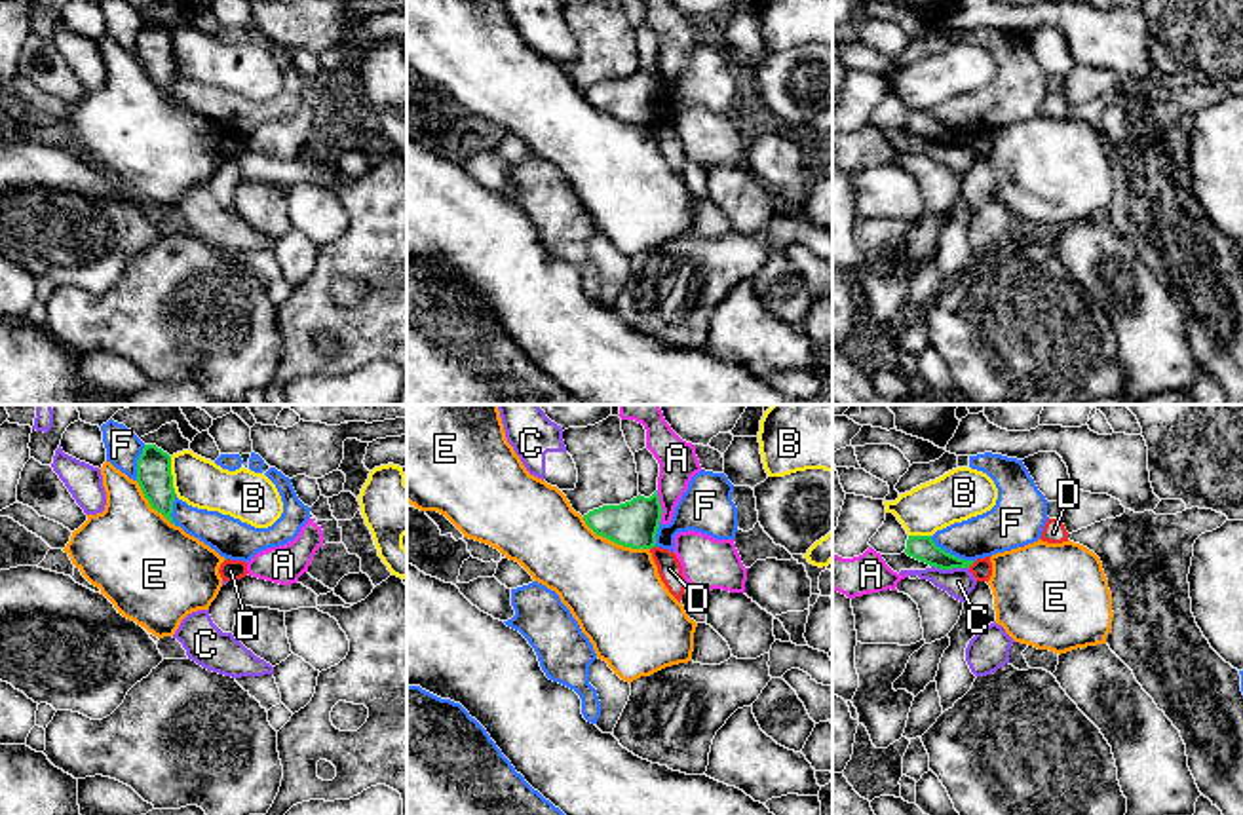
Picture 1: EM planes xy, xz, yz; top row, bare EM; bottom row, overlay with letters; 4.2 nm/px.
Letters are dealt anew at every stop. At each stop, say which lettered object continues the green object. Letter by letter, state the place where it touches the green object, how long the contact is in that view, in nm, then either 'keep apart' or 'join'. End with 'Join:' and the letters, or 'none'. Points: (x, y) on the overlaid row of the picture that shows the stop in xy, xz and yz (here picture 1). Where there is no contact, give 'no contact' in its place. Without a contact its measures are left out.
A: xz (660, 506) | 140 nm | keep apart
B: xy (172, 475) | 160 nm | keep apart
C: yz (951, 568) | 160 nm | keep apart
D: yz (972, 563) | 50 nm | keep apart
E: xz (614, 542) | 320 nm | keep apart
F: yz (949, 553) | 220 nm | keep apart
Join: none

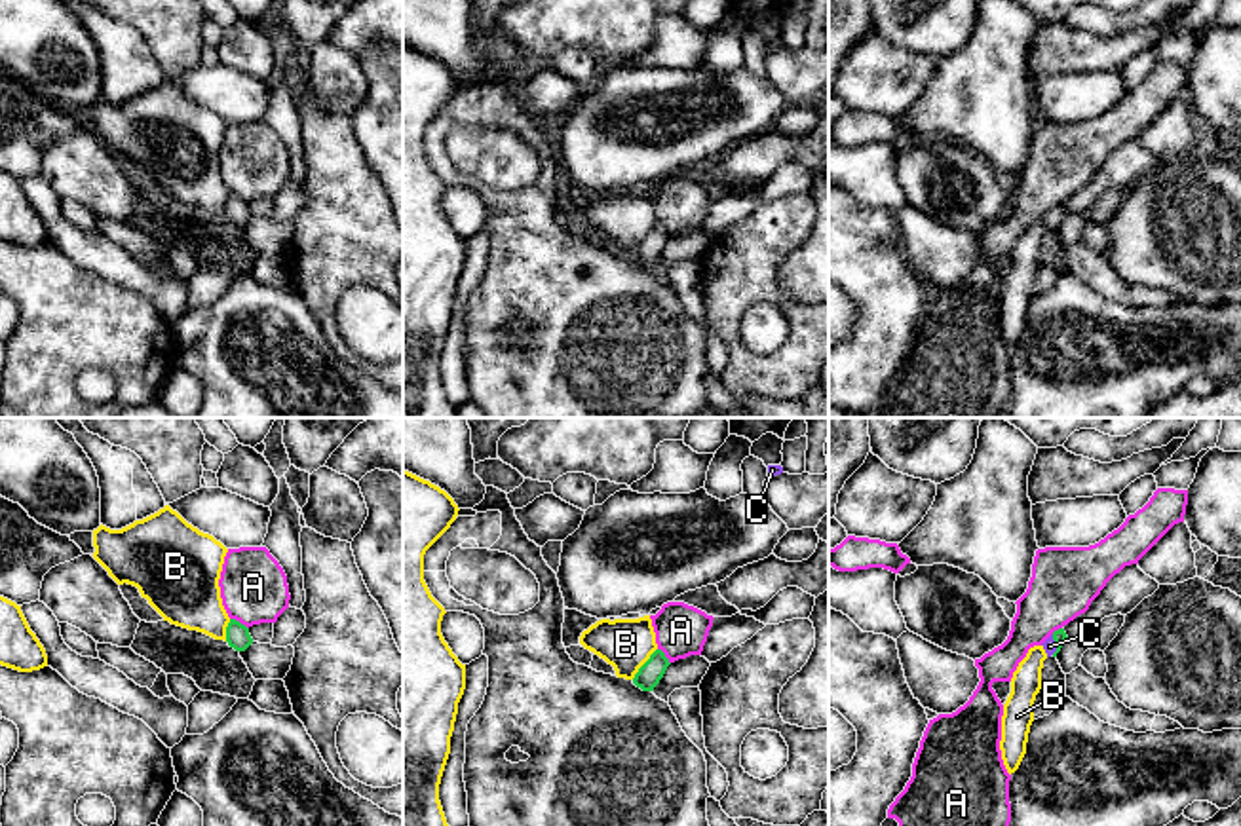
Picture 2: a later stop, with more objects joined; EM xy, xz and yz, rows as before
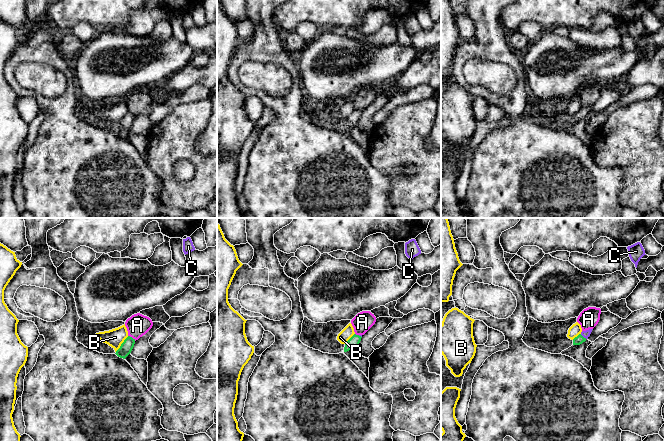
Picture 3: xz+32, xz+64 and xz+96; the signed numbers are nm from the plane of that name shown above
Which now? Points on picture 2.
A: xy (238, 621) | 90 nm | keep apart
B: xz (645, 663) | 170 nm | keep apart
C: yz (1055, 642) | 90 nm | join
Join: C

